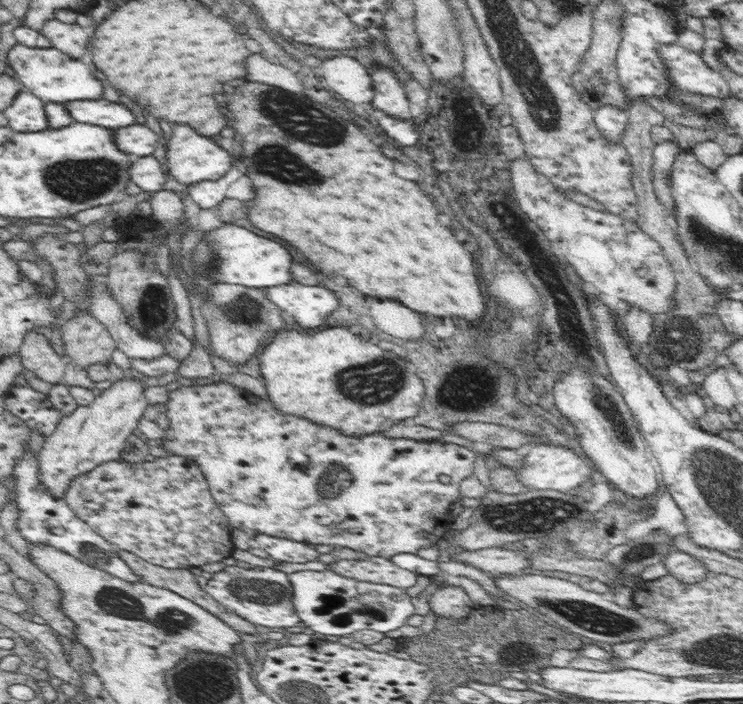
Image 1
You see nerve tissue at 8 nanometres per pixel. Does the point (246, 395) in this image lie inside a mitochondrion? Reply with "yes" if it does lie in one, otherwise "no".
no

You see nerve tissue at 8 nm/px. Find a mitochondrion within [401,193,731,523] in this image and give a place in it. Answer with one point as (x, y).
(680, 338)

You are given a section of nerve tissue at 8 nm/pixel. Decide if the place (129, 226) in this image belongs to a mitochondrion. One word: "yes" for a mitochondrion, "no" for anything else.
no

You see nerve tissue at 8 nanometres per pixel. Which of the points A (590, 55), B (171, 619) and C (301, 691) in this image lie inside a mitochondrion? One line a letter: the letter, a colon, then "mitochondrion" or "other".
A: other
B: mitochondrion
C: mitochondrion

